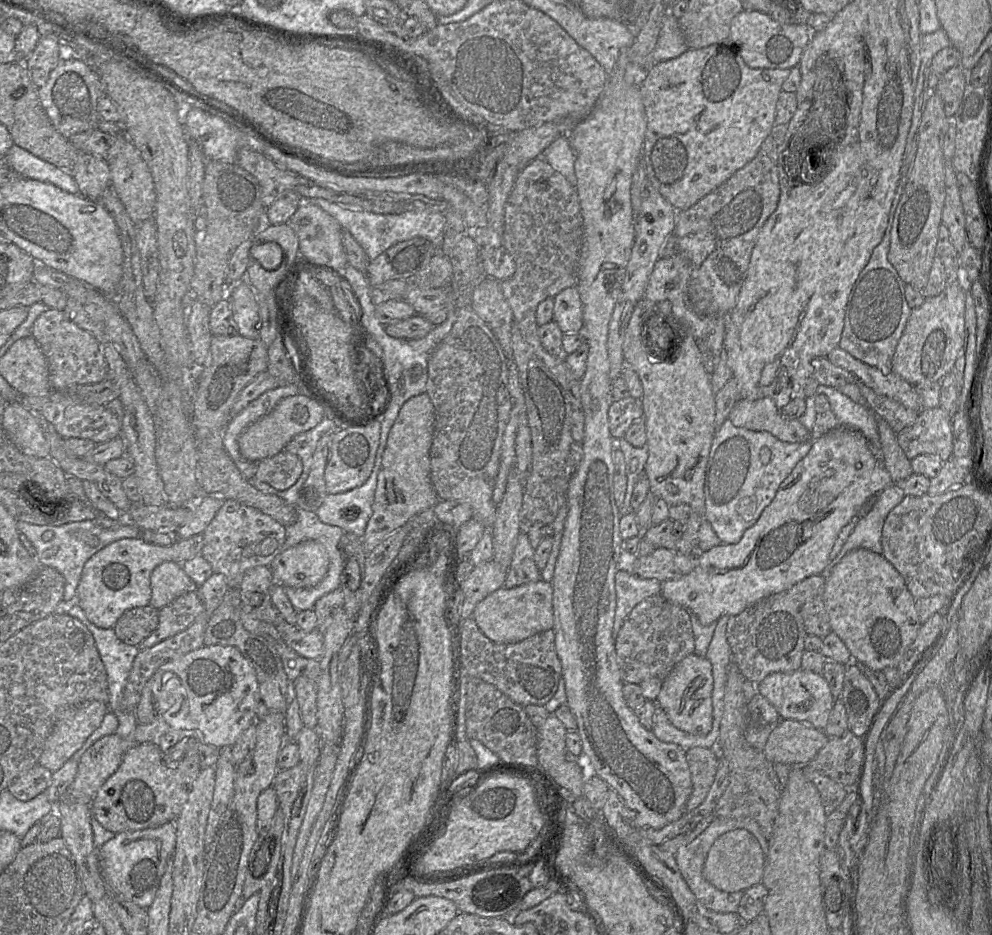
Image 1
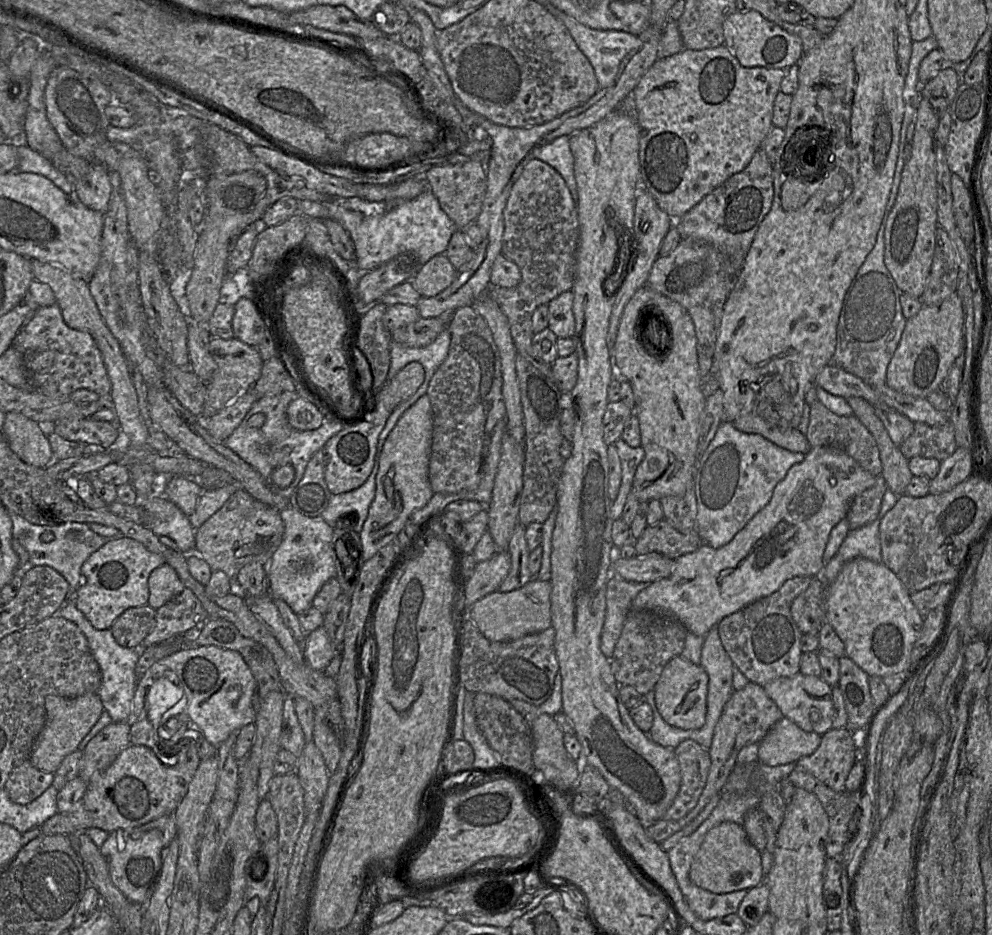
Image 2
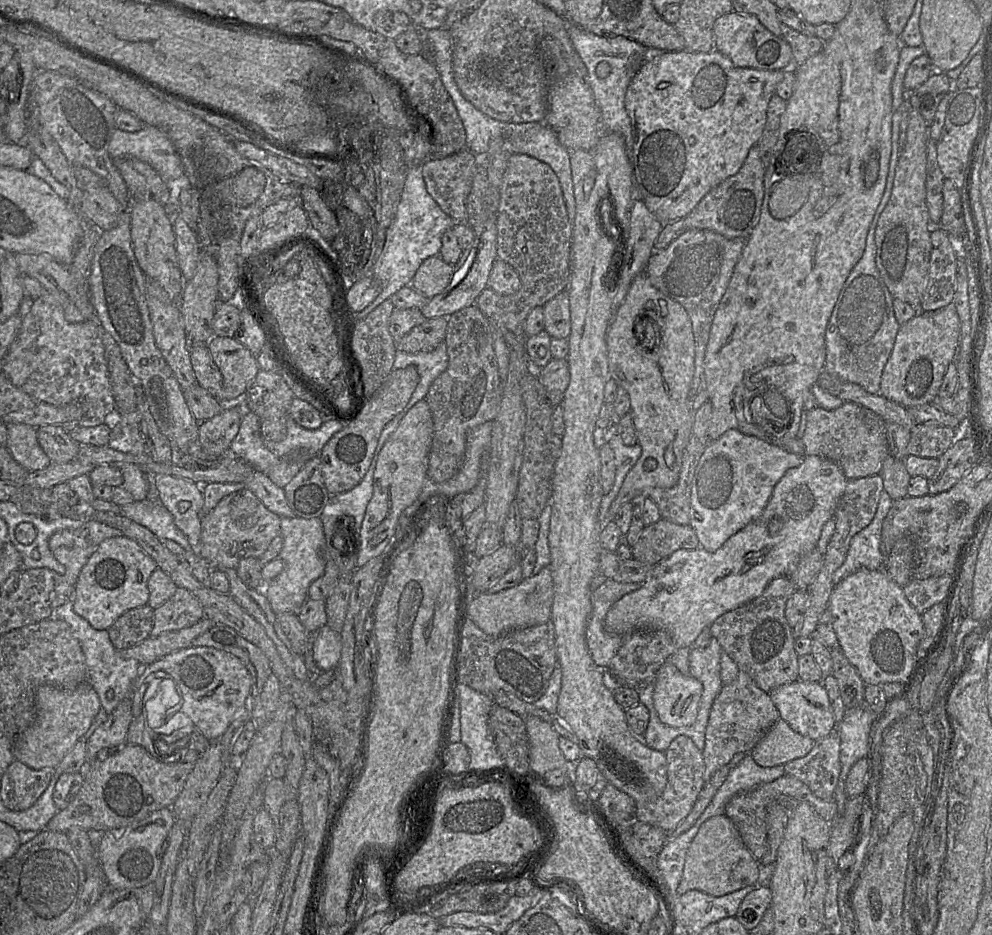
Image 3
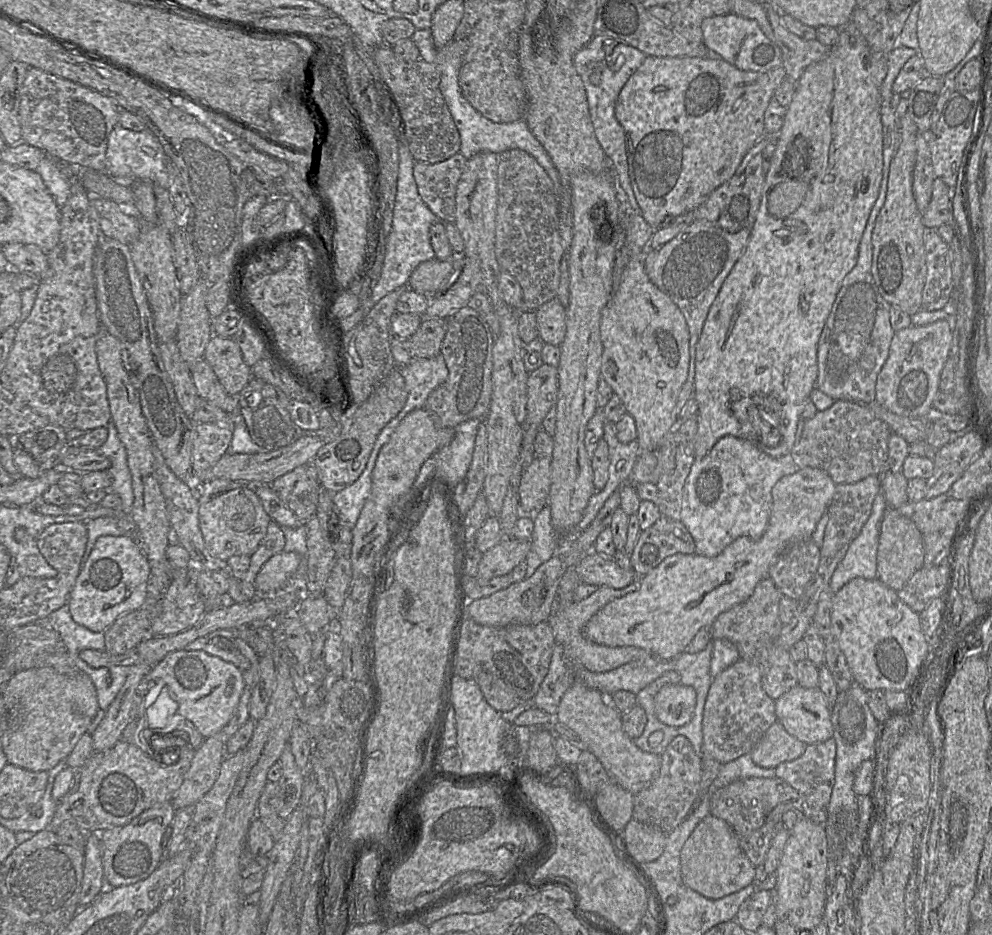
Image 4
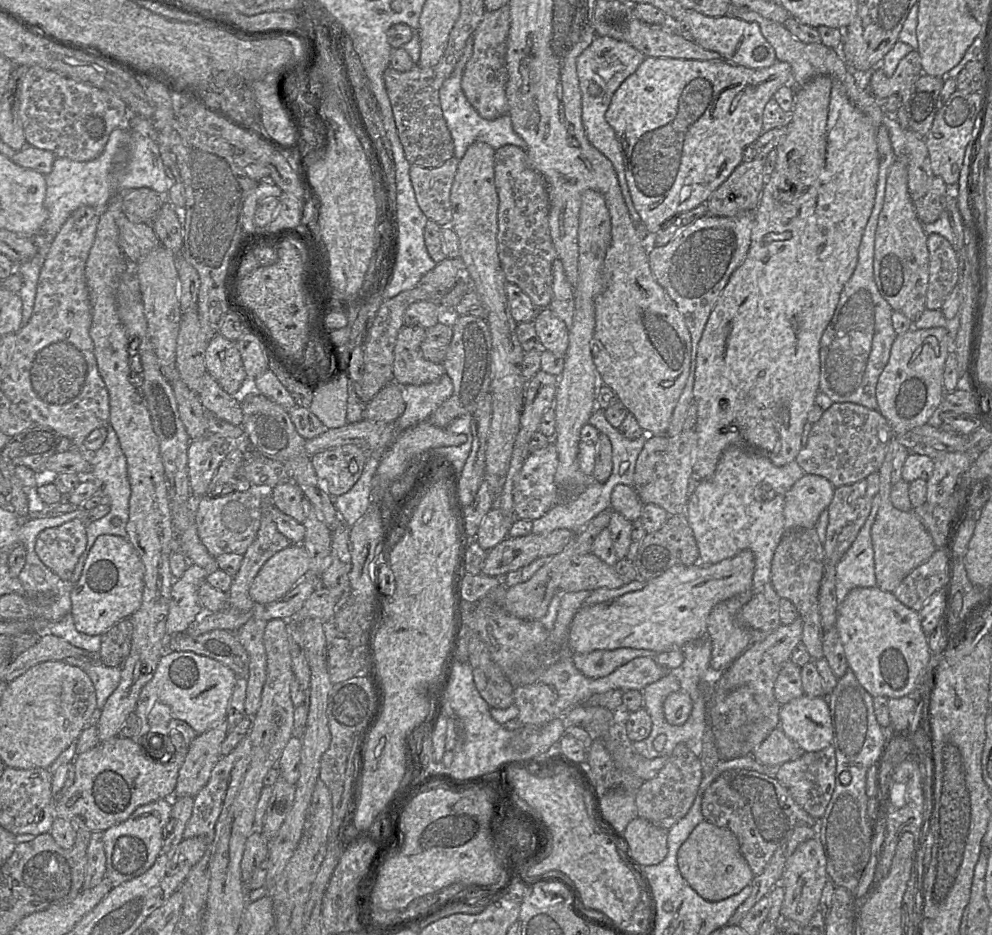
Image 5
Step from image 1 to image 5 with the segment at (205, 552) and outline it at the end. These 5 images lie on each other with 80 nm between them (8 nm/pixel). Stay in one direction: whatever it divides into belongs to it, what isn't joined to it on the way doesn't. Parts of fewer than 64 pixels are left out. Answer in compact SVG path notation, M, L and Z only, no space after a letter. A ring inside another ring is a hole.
M259 489L233 491L220 496L203 495L195 500L195 523L201 542L217 557L225 553L243 555L260 527L263 494Z

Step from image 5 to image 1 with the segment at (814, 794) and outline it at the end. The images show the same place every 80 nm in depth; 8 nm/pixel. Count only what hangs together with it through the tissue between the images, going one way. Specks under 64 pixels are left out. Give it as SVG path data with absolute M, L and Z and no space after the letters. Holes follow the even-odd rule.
M848 729L841 737L829 738L808 765L835 782L853 788L865 761L863 740L864 736L858 737Z

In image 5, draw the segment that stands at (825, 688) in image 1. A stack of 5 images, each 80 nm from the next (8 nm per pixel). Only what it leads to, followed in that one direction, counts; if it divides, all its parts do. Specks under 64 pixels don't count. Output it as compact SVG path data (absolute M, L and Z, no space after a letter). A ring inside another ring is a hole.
M803 694L781 705L779 727L801 752L815 752L828 747L833 734L826 697Z

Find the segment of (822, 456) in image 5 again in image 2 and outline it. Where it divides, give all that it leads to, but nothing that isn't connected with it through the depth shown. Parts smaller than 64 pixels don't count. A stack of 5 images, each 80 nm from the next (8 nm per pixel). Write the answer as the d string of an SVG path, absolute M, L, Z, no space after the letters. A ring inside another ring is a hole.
M816 400L810 407L810 420L806 438L812 448L833 447L841 449L856 460L859 465L873 476L882 476L882 463L877 443L868 429L853 414L839 416Z

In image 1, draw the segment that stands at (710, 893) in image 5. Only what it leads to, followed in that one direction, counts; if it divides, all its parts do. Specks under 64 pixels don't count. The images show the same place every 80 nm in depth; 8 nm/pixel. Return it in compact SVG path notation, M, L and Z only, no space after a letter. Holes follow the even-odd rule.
M735 829L719 836L712 844L705 859L702 875L715 888L727 893L745 891L761 883L765 855L756 837L745 829Z

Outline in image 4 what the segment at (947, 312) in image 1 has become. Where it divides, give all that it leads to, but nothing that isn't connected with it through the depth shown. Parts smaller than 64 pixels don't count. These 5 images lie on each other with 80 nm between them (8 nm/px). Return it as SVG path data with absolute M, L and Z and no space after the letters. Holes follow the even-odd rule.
M946 320L915 326L894 333L889 355L876 381L876 401L905 417L925 417L939 390L940 374L949 357L952 329Z

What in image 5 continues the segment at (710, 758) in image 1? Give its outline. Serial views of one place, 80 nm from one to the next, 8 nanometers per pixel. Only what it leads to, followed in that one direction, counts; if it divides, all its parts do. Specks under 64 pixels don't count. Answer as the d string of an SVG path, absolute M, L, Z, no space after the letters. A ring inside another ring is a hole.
M685 744L676 745L664 767L654 778L645 781L637 791L635 804L638 817L668 830L689 811L702 777L702 767L699 758Z

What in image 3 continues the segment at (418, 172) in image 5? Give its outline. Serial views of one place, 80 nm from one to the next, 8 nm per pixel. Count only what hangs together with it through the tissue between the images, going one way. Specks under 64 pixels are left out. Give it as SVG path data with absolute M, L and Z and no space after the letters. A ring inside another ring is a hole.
M463 149L443 159L427 161L421 167L427 192L443 212L454 221L454 224L466 223L467 221L466 199L480 164L487 164L486 157L476 157L467 149Z

